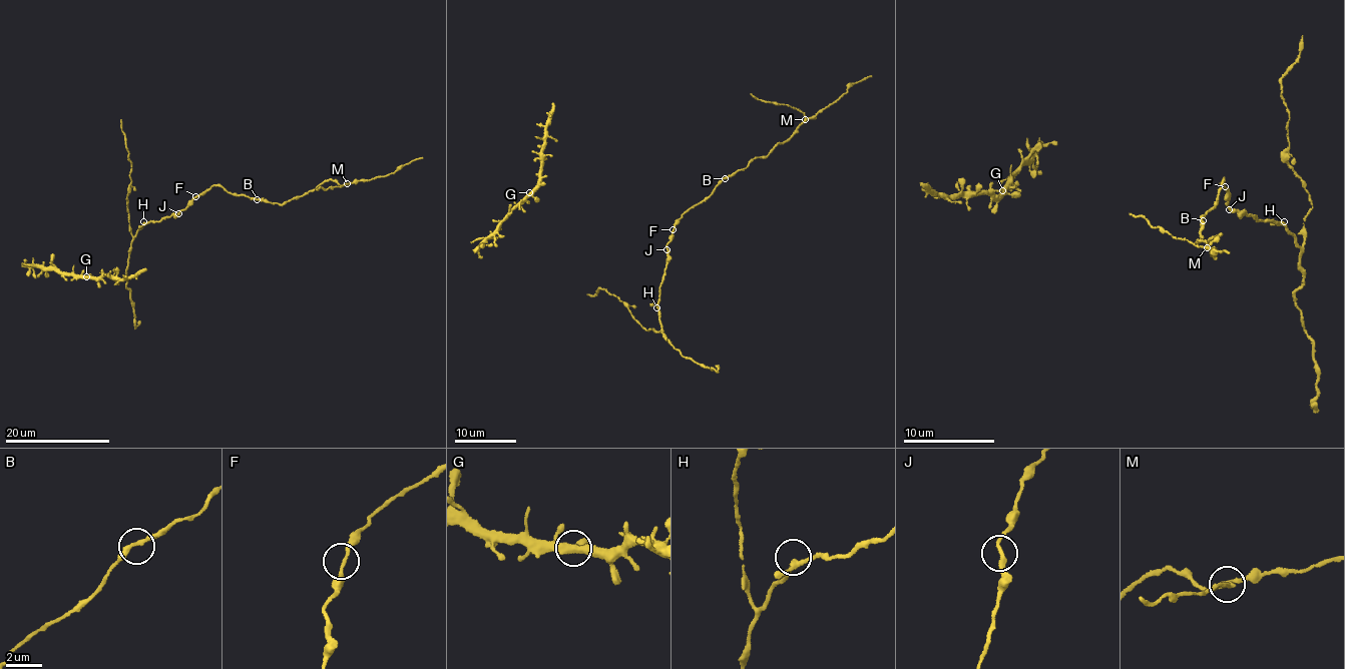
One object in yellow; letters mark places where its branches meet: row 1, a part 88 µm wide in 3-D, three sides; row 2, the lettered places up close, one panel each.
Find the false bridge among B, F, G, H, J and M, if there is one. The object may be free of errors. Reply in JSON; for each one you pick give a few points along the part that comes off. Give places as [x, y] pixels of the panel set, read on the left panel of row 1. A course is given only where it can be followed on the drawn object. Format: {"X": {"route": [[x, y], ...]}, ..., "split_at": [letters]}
{"M": {"route": [[347, 183], [316, 189]]}, "split_at": ["M"]}

